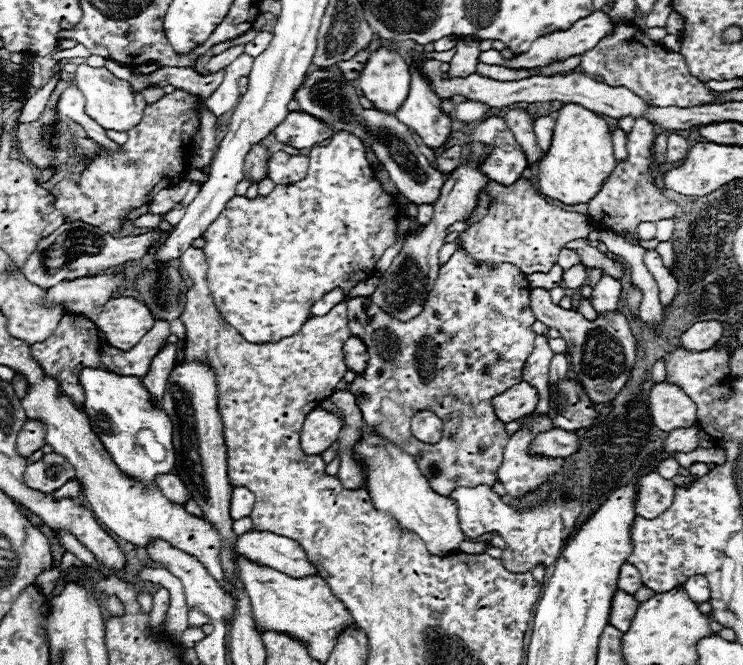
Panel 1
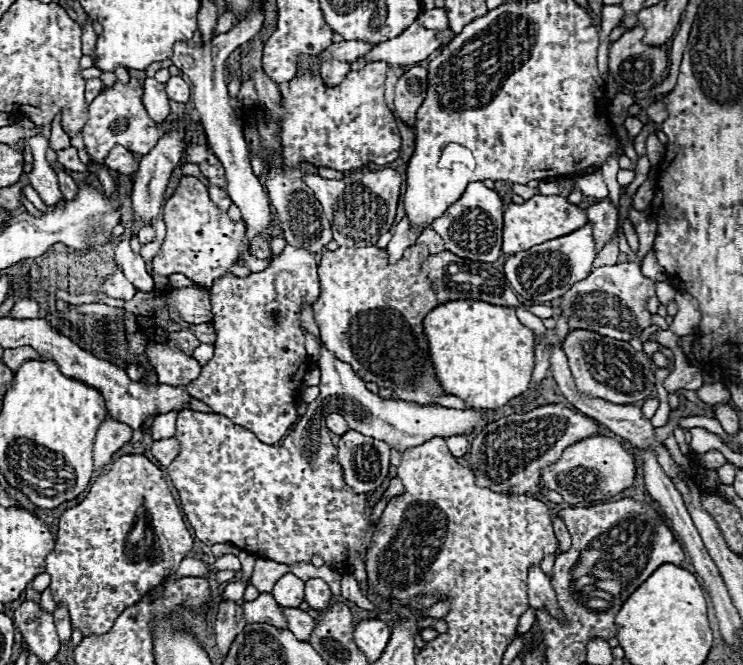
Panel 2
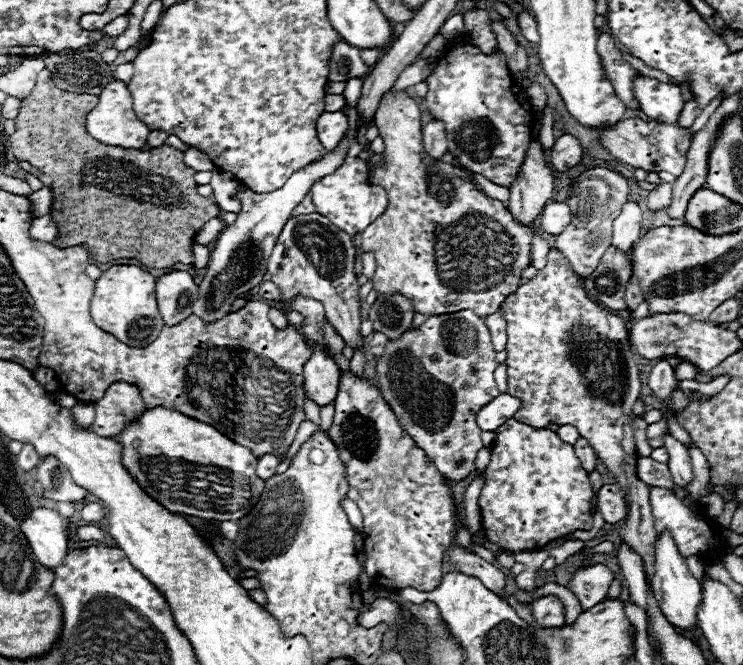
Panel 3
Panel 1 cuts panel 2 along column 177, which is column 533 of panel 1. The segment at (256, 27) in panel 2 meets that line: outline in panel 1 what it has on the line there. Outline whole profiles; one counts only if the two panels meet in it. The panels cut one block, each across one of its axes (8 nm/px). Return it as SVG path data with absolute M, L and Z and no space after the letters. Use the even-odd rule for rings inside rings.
M596 10L592 12L590 16L586 18L580 18L572 28L568 30L562 30L562 32L556 32L556 34L550 34L550 36L544 36L544 38L538 38L532 48L526 52L526 54L520 54L516 58L512 58L510 62L506 62L498 50L486 50L480 54L480 62L486 62L486 64L498 64L498 66L506 66L506 68L534 68L534 66L548 66L554 58L558 58L560 62L566 60L568 56L576 56L576 54L582 54L582 52L588 52L592 50L602 38L606 38L608 34L614 32L614 20L604 14L602 10Z

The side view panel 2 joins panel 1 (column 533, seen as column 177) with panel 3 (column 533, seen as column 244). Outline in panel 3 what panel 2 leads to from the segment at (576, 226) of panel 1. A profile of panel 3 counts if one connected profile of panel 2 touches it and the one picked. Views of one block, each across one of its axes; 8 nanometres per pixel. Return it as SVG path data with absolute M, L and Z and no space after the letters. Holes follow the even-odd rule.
M388 92L382 98L376 118L386 148L382 152L384 164L372 168L370 184L382 186L390 204L388 210L362 232L362 250L372 252L376 260L374 290L378 294L406 296L414 310L424 316L472 310L476 316L484 318L498 312L506 296L516 292L522 284L520 272L530 266L532 236L538 234L538 228L524 228L514 222L506 206L478 190L464 168L444 164L424 152L420 108L406 92L394 96Z

